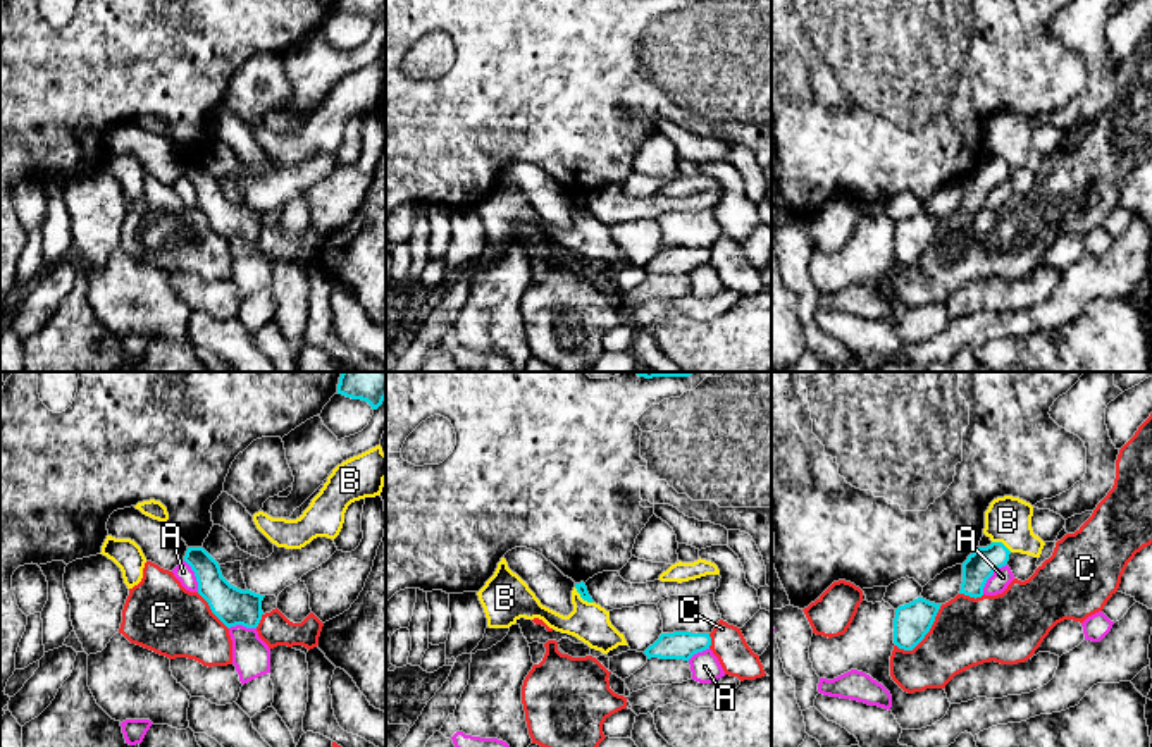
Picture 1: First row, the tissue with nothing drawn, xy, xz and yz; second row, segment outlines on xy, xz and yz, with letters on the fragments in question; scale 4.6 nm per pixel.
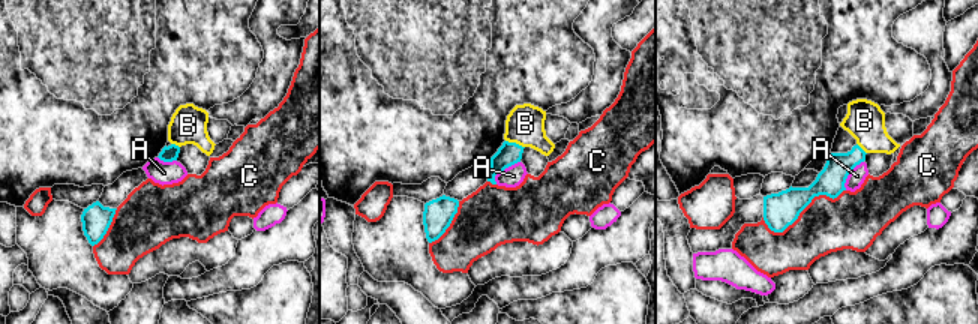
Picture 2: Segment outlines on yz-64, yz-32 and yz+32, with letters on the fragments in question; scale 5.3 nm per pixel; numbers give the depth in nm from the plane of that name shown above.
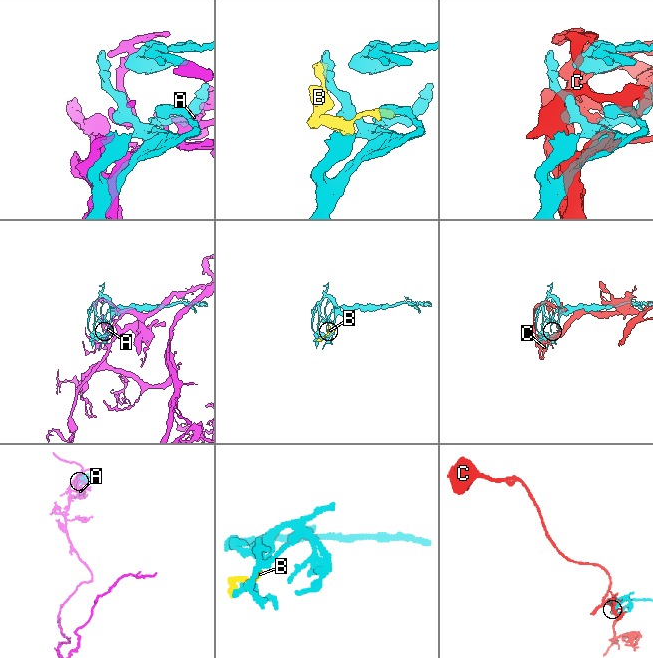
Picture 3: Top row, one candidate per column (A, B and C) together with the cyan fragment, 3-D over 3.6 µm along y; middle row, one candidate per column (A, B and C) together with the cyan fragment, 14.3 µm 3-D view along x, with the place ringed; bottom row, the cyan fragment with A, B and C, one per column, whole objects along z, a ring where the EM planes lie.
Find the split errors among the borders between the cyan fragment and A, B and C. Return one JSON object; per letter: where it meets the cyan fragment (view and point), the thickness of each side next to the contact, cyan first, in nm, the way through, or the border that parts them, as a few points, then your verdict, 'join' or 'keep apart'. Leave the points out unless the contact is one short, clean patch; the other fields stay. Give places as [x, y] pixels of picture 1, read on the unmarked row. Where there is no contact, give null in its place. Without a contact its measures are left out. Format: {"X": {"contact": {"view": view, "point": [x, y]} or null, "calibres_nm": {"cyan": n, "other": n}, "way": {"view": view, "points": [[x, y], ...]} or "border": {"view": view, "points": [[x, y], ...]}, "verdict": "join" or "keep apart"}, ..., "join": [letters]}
{"A": {"contact": {"view": "yz", "point": [990, 190]}, "calibres_nm": {"cyan": 140, "other": 90}, "verdict": "keep apart"}, "B": {"contact": {"view": "xz", "point": [582, 212]}, "calibres_nm": {"cyan": 50, "other": 180}, "verdict": "keep apart"}, "C": {"contact": {"view": "yz", "point": [925, 248]}, "calibres_nm": {"cyan": 170, "other": 320}, "verdict": "keep apart"}, "join": []}

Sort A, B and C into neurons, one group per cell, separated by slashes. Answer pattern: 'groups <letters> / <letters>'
groups A / B / C

